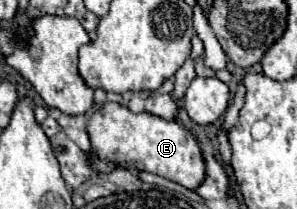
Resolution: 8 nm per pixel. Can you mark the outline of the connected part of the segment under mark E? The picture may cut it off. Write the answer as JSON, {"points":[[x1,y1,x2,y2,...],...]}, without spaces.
{"points":[[106,103,88,121,88,135,98,155,92,157,96,171,110,171,114,163,126,163,134,169,156,173,168,181,180,183,188,189,200,187,204,181,204,157,196,135,176,119,160,119,152,113,132,113,120,103]]}

